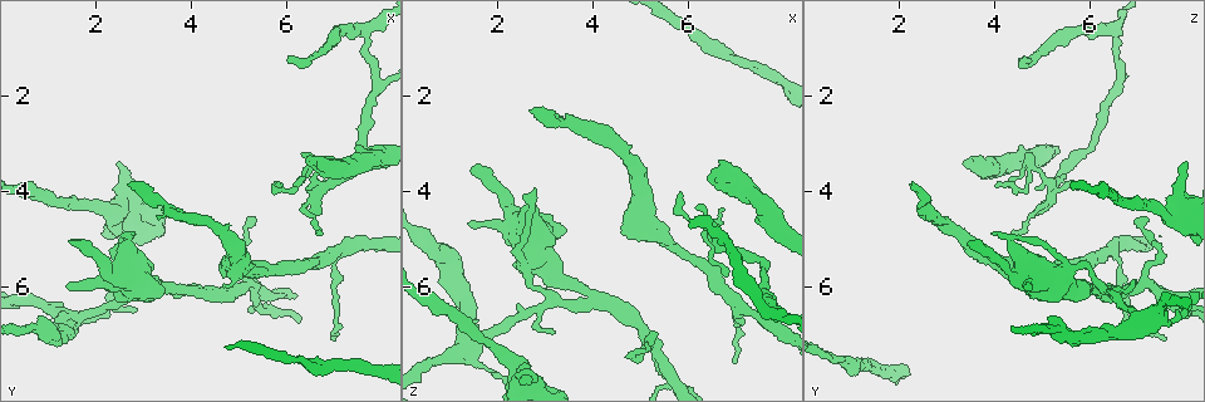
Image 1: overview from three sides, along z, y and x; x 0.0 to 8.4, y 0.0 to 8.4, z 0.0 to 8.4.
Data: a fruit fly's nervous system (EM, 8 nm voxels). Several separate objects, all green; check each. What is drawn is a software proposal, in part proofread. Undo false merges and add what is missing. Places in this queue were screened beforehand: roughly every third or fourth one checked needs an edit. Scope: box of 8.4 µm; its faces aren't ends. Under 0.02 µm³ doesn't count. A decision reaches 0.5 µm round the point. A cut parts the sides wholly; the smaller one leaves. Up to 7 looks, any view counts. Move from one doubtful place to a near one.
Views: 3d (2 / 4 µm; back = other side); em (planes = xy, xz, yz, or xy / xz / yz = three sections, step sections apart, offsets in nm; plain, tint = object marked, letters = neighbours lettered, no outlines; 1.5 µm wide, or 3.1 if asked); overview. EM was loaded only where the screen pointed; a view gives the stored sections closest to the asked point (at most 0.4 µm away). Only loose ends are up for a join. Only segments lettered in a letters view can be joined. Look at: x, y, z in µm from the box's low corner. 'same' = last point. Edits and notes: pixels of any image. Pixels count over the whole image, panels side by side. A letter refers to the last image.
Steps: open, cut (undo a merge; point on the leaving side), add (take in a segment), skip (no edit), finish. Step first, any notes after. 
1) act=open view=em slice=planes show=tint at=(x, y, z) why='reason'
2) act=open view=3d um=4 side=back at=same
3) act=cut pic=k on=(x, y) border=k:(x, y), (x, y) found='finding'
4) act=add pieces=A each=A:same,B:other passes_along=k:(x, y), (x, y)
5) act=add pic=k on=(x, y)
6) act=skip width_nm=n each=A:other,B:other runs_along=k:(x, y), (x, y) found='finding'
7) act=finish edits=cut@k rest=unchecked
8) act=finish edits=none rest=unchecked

act=open view=em slice=planes show=tint at=(5.15, 5.95, 7.15) why='two arms at a narrow angle'

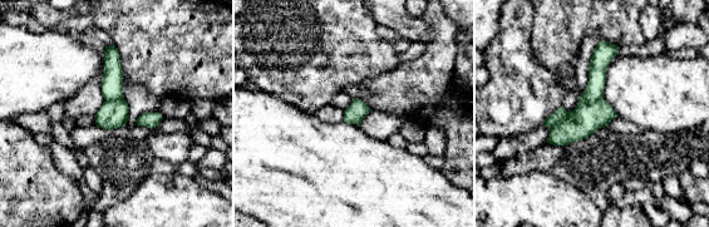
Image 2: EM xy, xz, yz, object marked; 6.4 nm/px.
act=open view=em slice=planes show=letters at=same why='what lies round it'

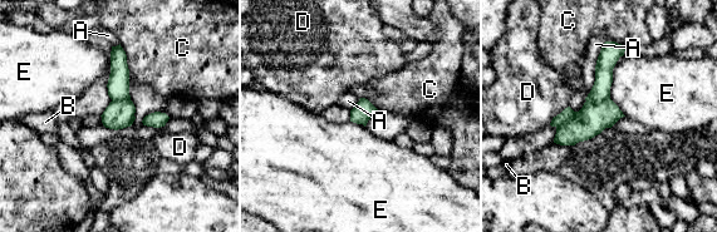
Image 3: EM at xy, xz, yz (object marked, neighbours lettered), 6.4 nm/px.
act=cut pic=3 on=(600, 90) each=A:other,B:other,C:other,D:other,E:other part_leaving=3:(612, 44), (602, 87), (590, 98) found='a second neuron is stuck on'

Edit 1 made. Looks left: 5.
act=open view=em slice=planes show=letters at=(2.65, 3.85, 2.30) why='thin end'

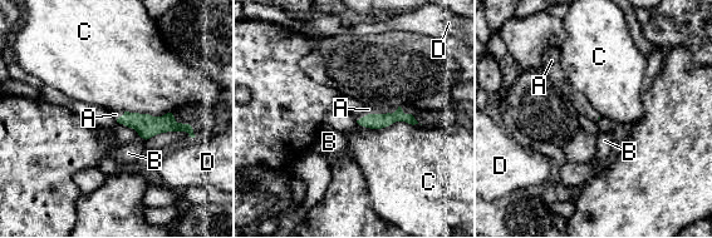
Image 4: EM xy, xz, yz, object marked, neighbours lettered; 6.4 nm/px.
act=add pieces=A longest_contact=C:400nm each=A:same,B:other,C:other,D:other found='it goes on there'

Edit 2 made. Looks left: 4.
act=open view=3d um=4 at=(6.40, 3.35, 3.65) why='branch stops here'

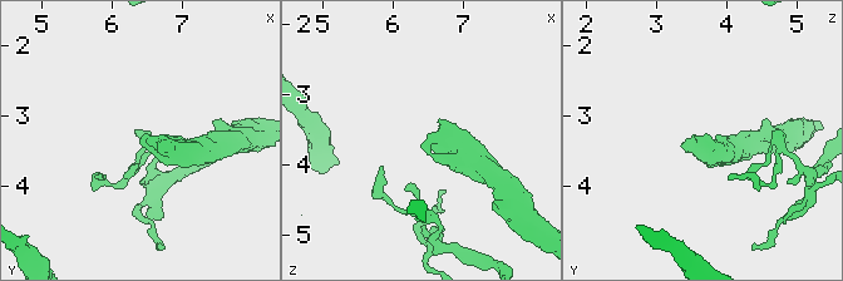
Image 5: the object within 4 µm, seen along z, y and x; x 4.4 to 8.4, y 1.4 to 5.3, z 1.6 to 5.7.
act=open view=em slice=planes show=letters at=(6.45, 3.35, 3.70)

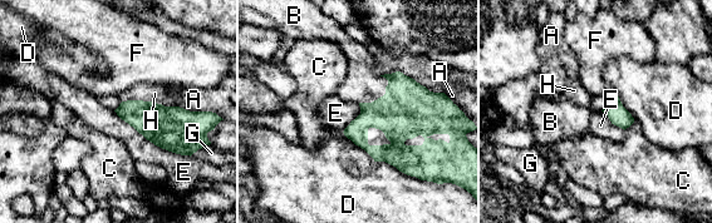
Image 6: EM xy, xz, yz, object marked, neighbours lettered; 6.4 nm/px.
act=add pieces=B longest_contact=D:600nm each=A:other,B:same,C:other,D:other,E:other,F:other,G:other,H:other passes_along=6:(408, 109), (378, 98), (363, 84) found='it goes on there'

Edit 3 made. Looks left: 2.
act=finish edits=cut@3,add@4,add@6 rest=unchecked

